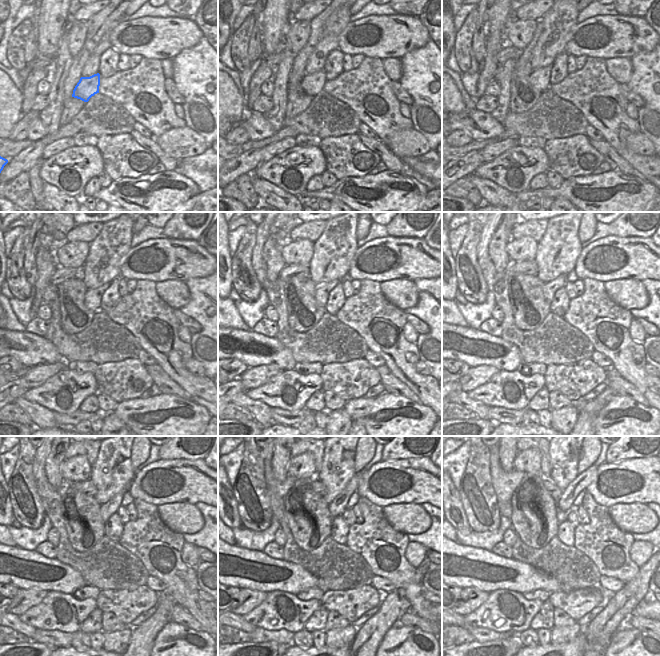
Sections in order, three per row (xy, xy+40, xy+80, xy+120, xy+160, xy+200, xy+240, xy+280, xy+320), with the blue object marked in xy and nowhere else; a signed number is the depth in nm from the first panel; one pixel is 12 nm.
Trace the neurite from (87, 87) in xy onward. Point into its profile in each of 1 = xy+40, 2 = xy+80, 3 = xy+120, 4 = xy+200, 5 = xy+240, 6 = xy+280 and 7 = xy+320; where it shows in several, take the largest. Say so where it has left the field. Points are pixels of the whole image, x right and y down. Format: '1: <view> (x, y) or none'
1: xy+40 (312, 84)
2: xy+80 (539, 79)
3: xy+120 (92, 300)
4: xy+200 (549, 289)
5: xy+240 (111, 507)
6: xy+280 (339, 504)
7: xy+320 (582, 481)

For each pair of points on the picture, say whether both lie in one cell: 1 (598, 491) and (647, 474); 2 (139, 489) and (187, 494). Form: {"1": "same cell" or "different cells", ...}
{"1": "same cell", "2": "same cell"}

